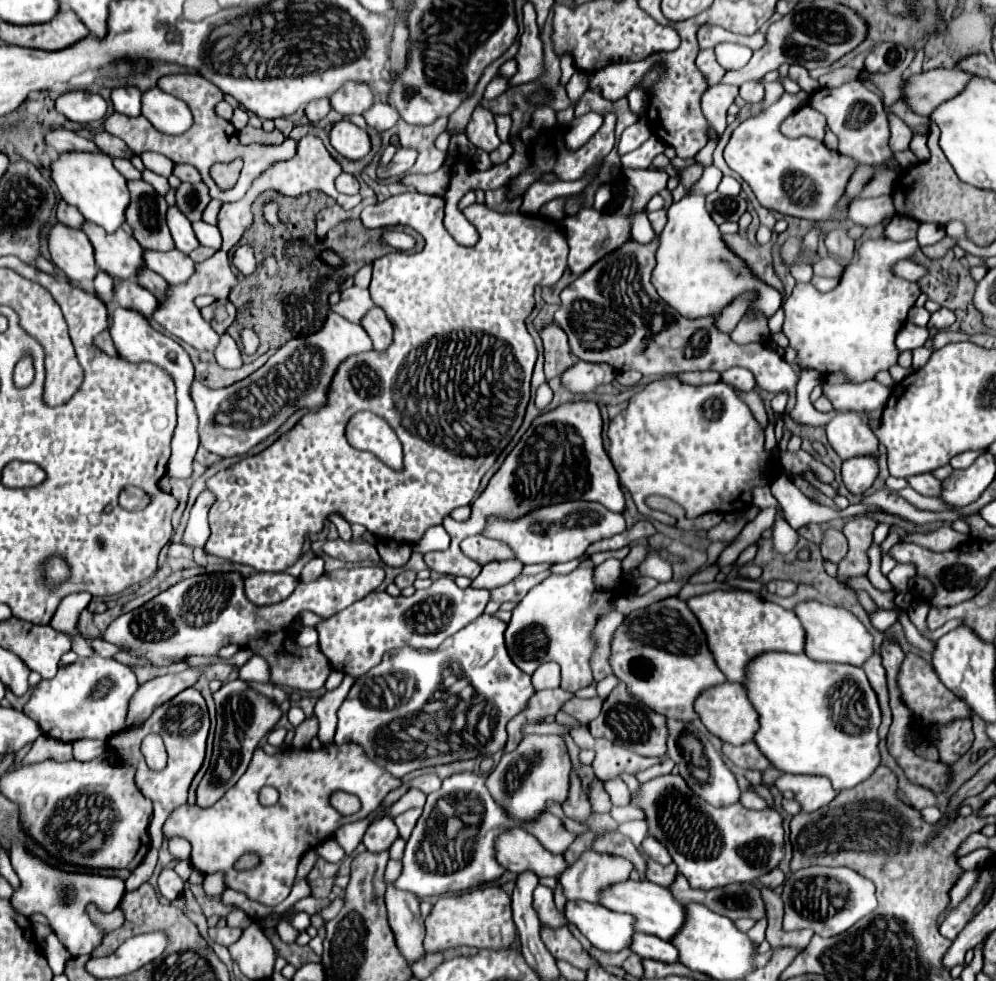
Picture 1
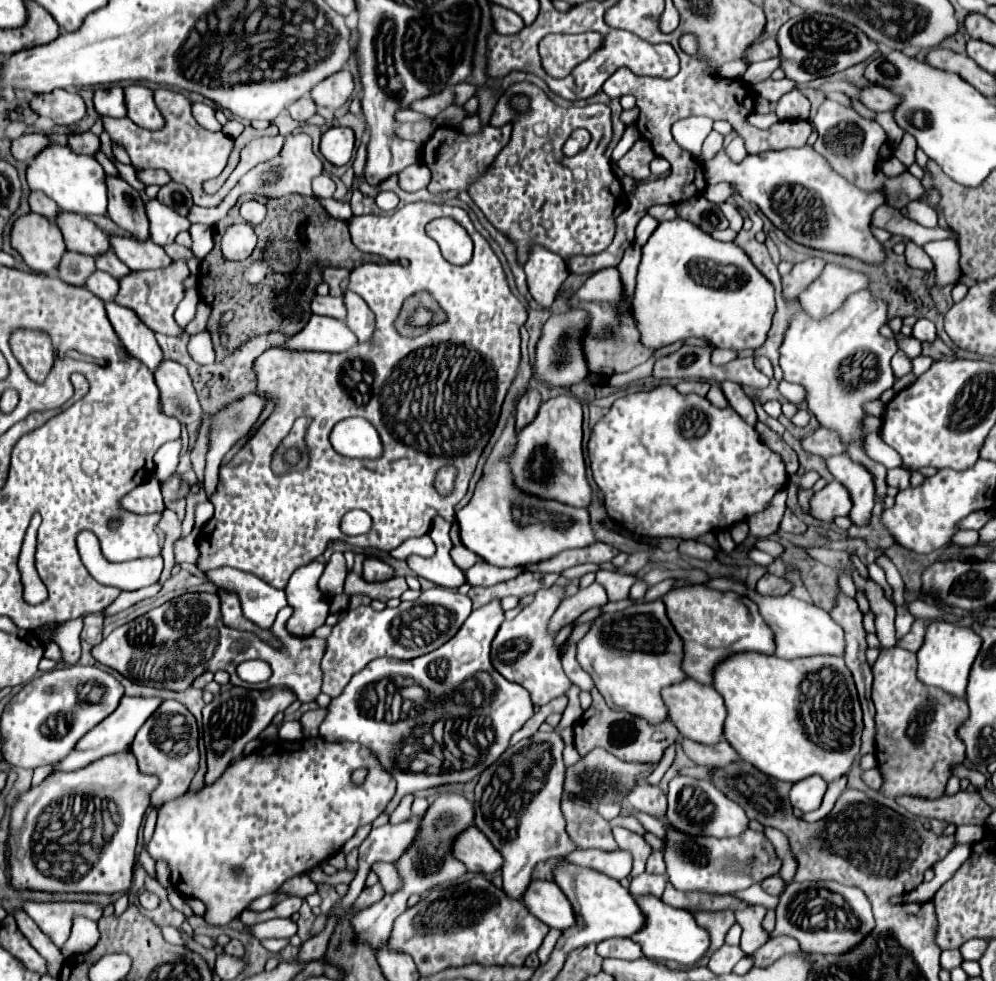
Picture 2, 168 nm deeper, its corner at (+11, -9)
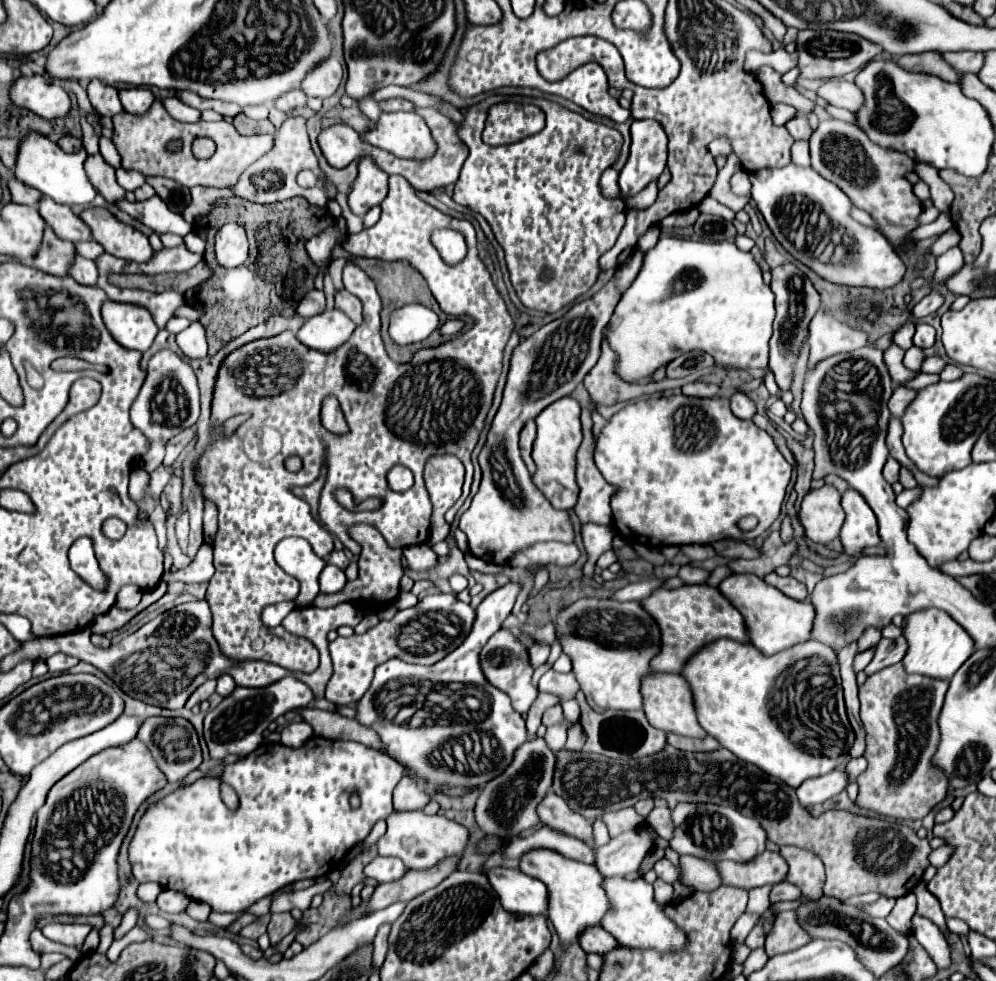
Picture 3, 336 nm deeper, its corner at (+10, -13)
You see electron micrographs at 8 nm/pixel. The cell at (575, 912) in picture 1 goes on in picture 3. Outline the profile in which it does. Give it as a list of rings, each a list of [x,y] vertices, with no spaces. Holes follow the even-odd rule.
[[[494,868],[486,876],[508,912],[548,916],[548,888],[544,882],[510,868]]]

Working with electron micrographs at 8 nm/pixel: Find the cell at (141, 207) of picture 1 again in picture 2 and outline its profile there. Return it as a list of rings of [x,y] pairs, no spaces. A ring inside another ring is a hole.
[[[107,176],[107,196],[109,206],[107,214],[115,224],[131,232],[139,240],[149,238],[149,226],[147,226],[147,214],[145,214],[145,202],[141,200],[139,192],[131,188],[123,178],[119,176]]]

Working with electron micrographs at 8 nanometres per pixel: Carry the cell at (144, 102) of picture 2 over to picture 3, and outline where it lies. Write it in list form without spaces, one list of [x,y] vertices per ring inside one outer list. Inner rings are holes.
[[[146,87],[124,88],[120,90],[120,102],[126,112],[142,116],[152,106],[155,96]]]

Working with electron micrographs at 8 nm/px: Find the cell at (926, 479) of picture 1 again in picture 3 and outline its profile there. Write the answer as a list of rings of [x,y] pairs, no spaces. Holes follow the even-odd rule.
[[[888,458],[886,466],[884,466],[884,478],[886,478],[890,484],[894,484],[894,482],[900,480],[900,478],[898,478],[898,472],[900,472],[900,464],[898,464],[894,458]]]

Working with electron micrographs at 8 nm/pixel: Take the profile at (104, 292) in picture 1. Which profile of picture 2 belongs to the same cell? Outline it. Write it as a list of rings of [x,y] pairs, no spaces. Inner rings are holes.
[[[65,252],[59,266],[57,266],[57,276],[73,286],[85,286],[87,276],[95,270],[93,256],[81,254],[81,252]]]

